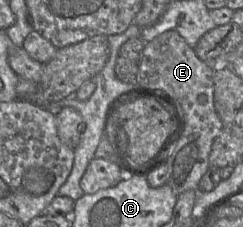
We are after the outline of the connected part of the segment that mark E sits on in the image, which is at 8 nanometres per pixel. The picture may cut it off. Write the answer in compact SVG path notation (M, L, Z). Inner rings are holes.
M168 30L145 42L141 53L137 85L159 88L176 102L184 119L184 131L173 147L166 164L167 184L179 195L197 190L199 182L210 167L209 155L214 139L224 125L214 106L214 70L200 60L195 51L173 30Z

